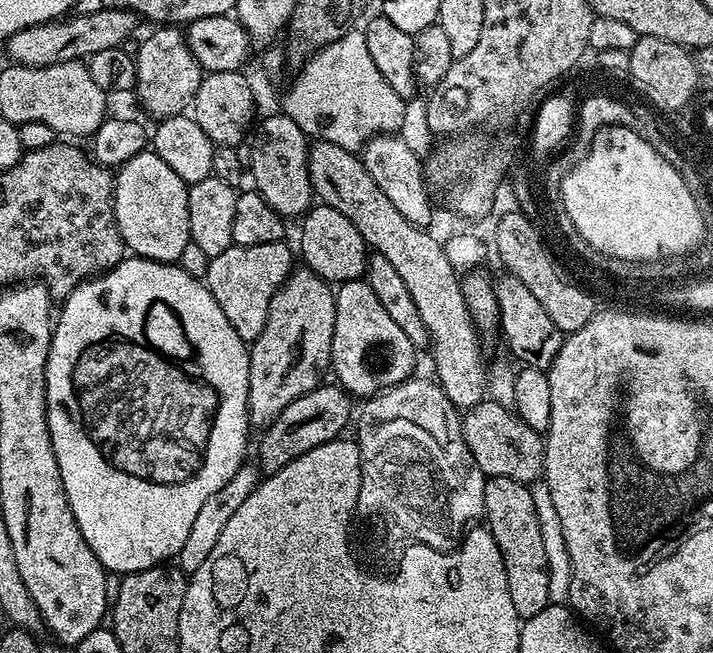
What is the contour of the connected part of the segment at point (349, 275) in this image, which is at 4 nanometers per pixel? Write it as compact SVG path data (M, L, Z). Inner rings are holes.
M317 203L302 216L304 225L300 228L300 252L304 255L303 263L327 282L359 280L365 275L370 259L370 249L362 234L346 218L338 214L329 204Z

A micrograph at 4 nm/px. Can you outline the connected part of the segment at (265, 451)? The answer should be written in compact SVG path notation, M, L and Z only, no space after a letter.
M321 383L306 394L294 398L294 402L290 402L290 406L286 406L286 410L282 410L282 414L278 414L278 418L274 418L271 424L263 429L261 436L264 437L260 440L258 464L265 473L282 470L282 466L294 462L294 458L337 439L347 424L349 427L354 416L353 397L343 387L332 384Z

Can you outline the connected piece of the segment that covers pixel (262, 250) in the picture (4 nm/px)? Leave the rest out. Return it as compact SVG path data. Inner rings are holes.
M284 242L258 246L237 244L208 261L206 283L210 294L214 294L218 306L222 306L222 314L226 314L230 326L234 326L236 333L246 342L256 341L262 334L271 299L294 268L292 252L286 245Z

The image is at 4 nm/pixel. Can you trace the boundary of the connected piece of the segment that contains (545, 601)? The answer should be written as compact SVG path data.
M497 476L484 481L484 514L486 526L492 532L492 539L498 542L498 550L506 566L506 582L510 590L510 602L514 602L514 610L520 615L521 621L534 618L534 614L542 614L552 600L550 594L550 570L546 558L546 542L542 542L542 526L538 522L538 510L534 506L532 489L527 484L519 484L514 478L498 478Z

